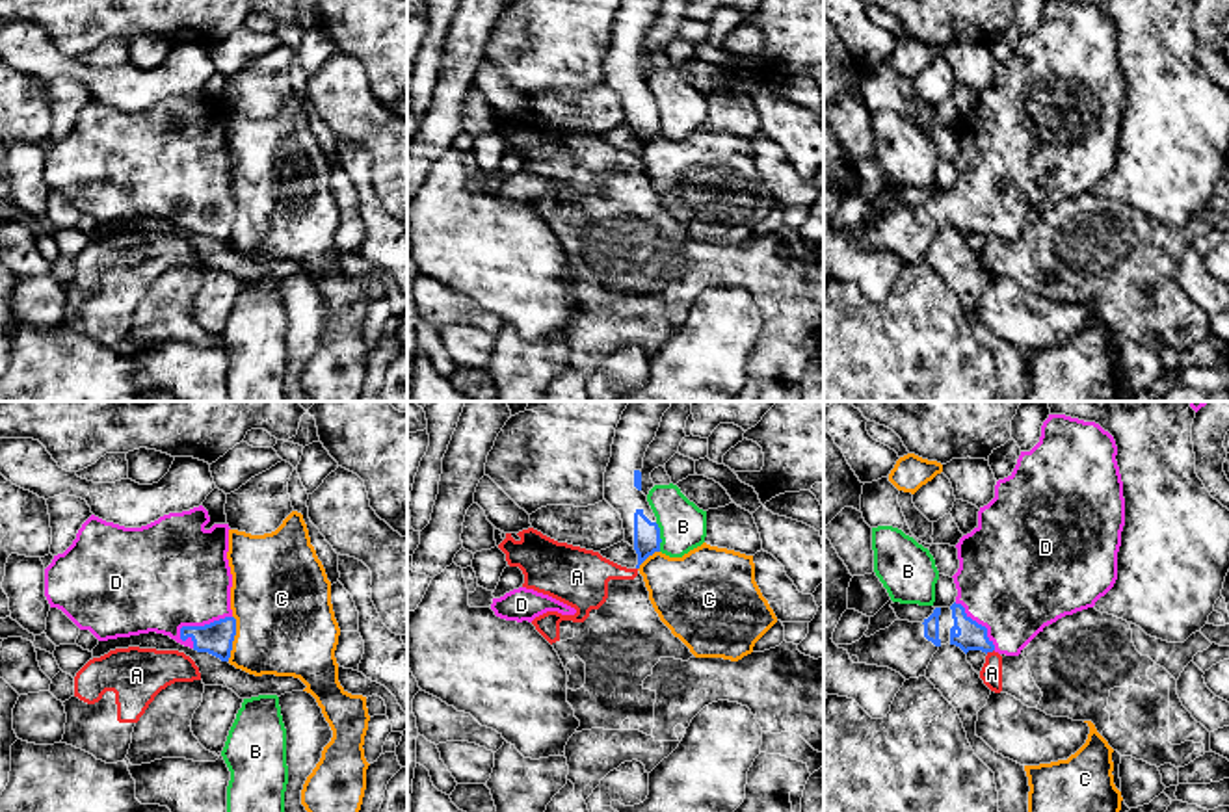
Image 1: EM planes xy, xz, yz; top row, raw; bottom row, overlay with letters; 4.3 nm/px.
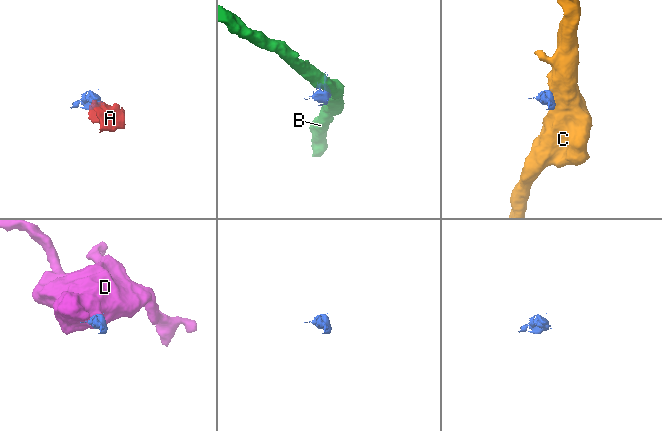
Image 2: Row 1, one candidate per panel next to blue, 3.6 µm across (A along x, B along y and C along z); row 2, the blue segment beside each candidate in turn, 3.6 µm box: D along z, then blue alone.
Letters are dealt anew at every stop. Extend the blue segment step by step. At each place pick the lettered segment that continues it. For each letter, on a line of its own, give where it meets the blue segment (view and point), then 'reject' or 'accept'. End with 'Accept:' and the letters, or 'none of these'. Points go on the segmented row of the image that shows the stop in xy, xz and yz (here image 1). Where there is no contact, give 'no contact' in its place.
A: yz (990, 651) | reject
B: xz (659, 537) | reject
C: xy (233, 638) | reject
D: xy (201, 627) | accept
Accept: D

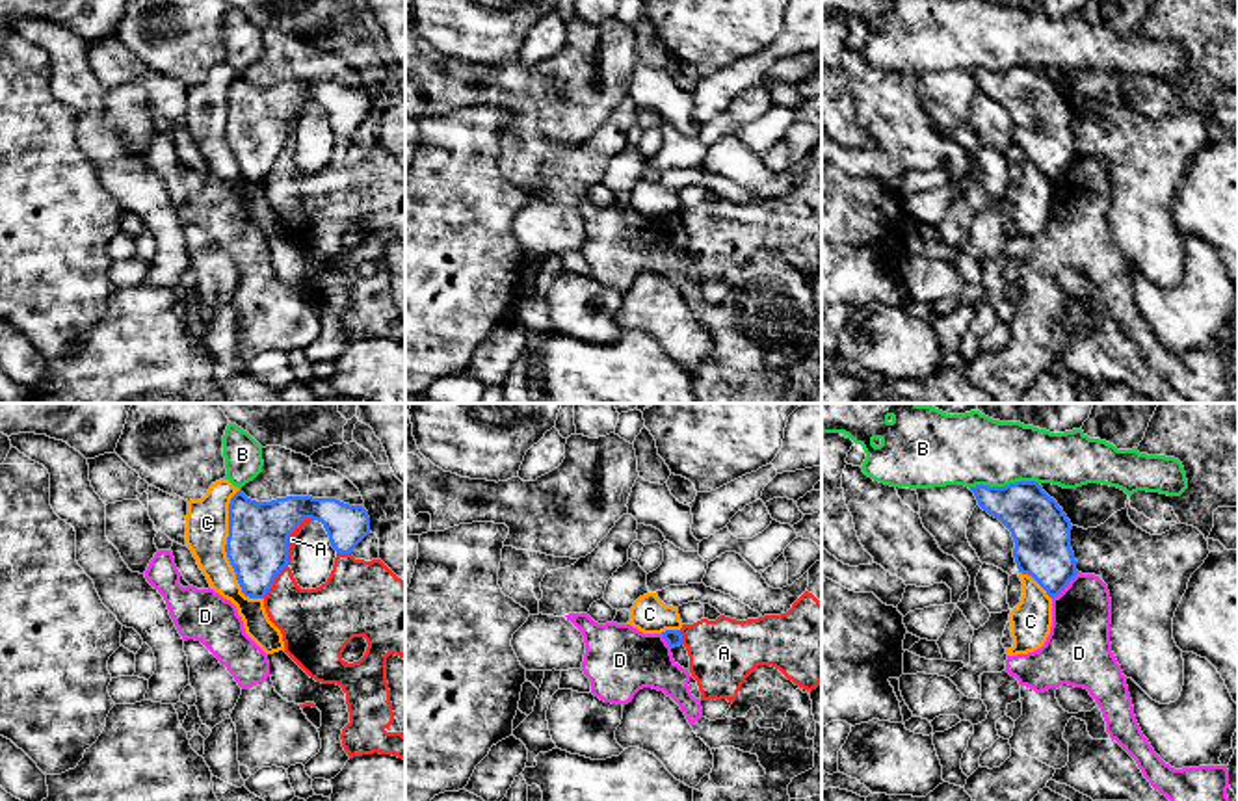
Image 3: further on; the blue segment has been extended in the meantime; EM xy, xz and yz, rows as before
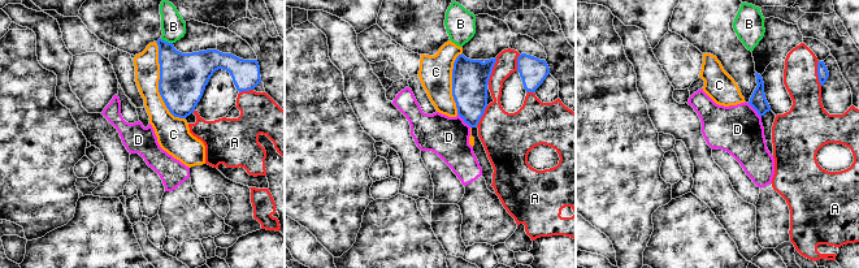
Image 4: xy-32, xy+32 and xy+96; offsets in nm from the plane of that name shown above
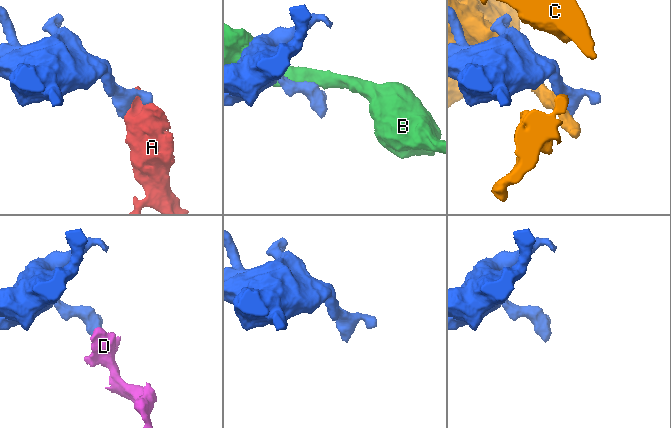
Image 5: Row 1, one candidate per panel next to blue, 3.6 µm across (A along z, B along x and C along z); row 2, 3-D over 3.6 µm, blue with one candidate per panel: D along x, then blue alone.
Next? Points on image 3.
A: xy (287, 556) | reject
B: yz (1002, 487) | reject
C: xy (225, 551) | reject
D: yz (1066, 586) | reject
Accept: none of these

